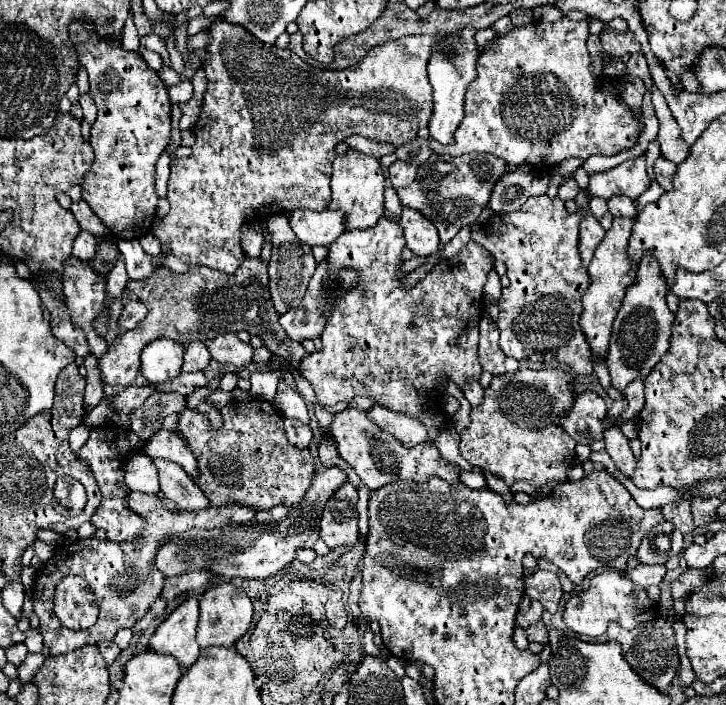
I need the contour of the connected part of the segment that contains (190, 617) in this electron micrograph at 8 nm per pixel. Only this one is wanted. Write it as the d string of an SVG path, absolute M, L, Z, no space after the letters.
M195 597L185 599L155 631L151 637L151 649L155 653L173 655L181 667L191 667L201 647L195 641L195 629L199 619L199 601Z

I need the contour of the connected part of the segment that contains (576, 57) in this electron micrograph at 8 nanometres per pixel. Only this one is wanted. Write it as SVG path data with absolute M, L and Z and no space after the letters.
M563 17L555 23L515 27L505 37L495 37L497 33L493 29L481 29L475 33L477 51L481 55L477 59L477 77L465 91L465 117L455 131L453 145L445 147L431 141L435 153L453 157L471 151L491 153L513 167L527 163L537 171L549 171L553 165L559 165L569 157L587 159L591 155L617 155L637 143L641 125L637 123L635 113L627 103L609 95L591 71L591 57L585 45L589 37L587 21L571 21Z

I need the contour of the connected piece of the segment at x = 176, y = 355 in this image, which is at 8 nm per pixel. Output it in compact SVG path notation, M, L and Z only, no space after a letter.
M157 339L143 349L141 373L149 383L163 383L181 373L185 347L173 339Z

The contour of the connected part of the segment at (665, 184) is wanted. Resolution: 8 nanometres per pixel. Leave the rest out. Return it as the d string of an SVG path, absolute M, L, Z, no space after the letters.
M659 157L653 165L653 171L655 171L655 181L665 189L665 191L671 191L671 181L673 181L673 175L675 175L675 169L677 165L667 161L665 157Z

